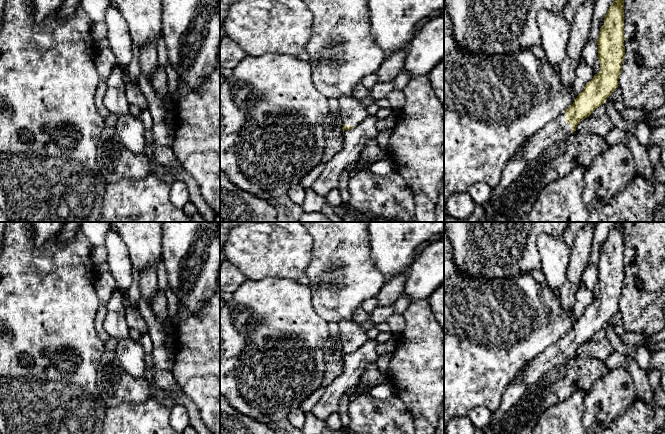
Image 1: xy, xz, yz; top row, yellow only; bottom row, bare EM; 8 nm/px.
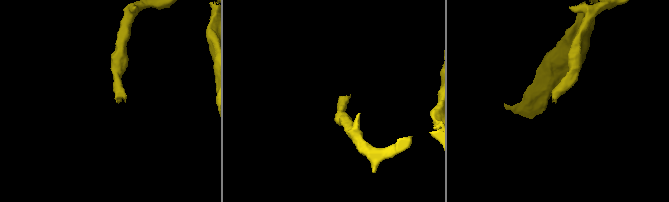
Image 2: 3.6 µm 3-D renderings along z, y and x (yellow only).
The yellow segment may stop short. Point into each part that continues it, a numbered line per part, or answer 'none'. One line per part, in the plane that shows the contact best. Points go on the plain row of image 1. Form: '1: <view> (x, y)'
1: yz (557, 354)

